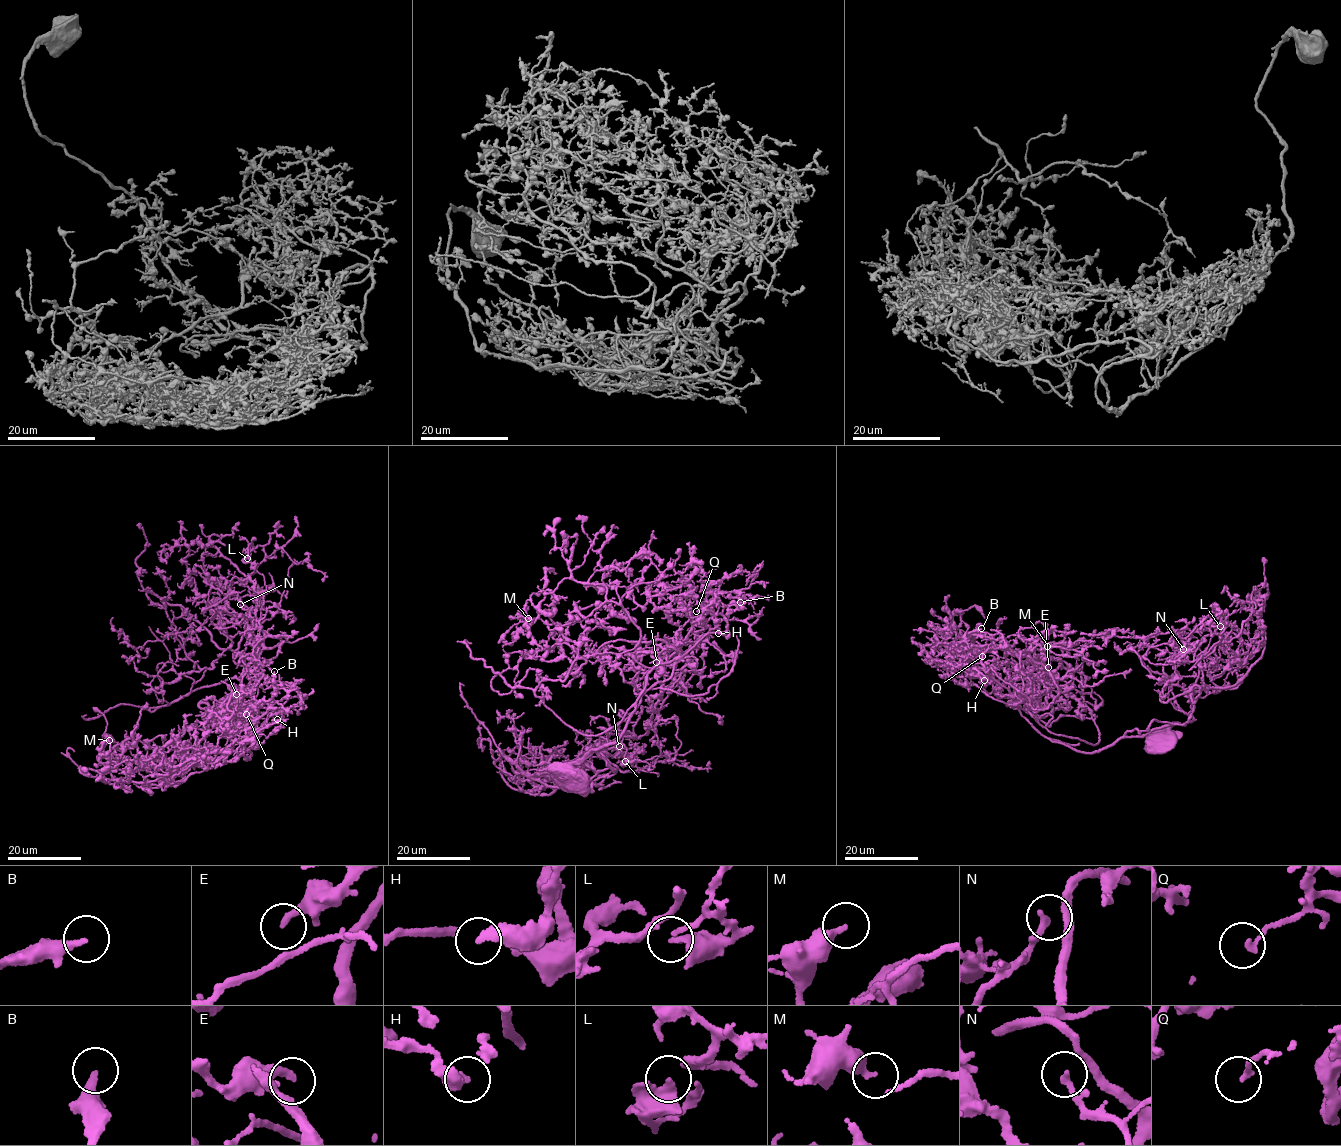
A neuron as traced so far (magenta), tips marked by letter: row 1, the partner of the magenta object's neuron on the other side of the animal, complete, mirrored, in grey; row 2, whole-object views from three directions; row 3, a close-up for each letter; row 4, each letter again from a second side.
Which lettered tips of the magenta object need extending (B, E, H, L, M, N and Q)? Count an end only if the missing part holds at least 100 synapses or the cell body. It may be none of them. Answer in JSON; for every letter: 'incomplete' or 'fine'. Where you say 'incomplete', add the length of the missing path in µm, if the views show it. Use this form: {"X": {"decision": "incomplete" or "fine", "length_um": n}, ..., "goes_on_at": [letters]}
{"B": {"decision": "incomplete", "length_um": 25}, "E": {"decision": "fine"}, "H": {"decision": "fine"}, "L": {"decision": "fine"}, "M": {"decision": "fine"}, "N": {"decision": "fine"}, "Q": {"decision": "fine"}, "goes_on_at": ["B"]}

